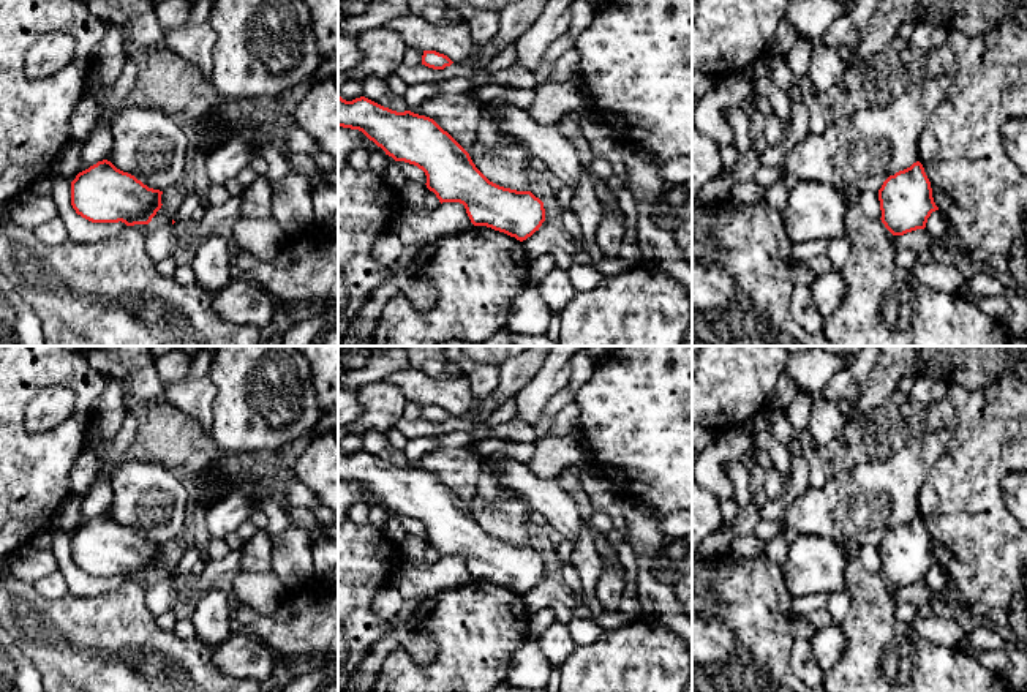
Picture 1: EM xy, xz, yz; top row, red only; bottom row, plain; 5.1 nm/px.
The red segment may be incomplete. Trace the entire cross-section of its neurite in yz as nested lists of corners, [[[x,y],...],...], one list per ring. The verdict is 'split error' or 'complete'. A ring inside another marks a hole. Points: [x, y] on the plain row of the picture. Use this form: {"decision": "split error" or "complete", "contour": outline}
{"decision": "complete", "contour": [[[920,515],[890,529],[878,543],[878,555],[880,574],[893,589],[924,583],[931,567],[939,564]]]}

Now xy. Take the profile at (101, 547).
{"decision": "complete", "contour": [[[103,513],[71,536],[71,559],[92,577],[149,578],[161,562],[163,545]]]}

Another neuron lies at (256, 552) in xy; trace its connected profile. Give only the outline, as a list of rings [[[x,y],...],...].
[[[258,531],[250,540],[243,542],[240,569],[243,572],[270,570],[272,537],[265,531]]]

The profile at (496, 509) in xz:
[[[482,468],[477,480],[477,495],[469,507],[476,521],[493,537],[529,545],[537,532],[528,520],[528,507],[506,488],[493,468]]]

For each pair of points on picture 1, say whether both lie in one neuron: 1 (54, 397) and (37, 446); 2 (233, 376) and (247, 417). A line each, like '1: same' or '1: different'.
1: different
2: same

